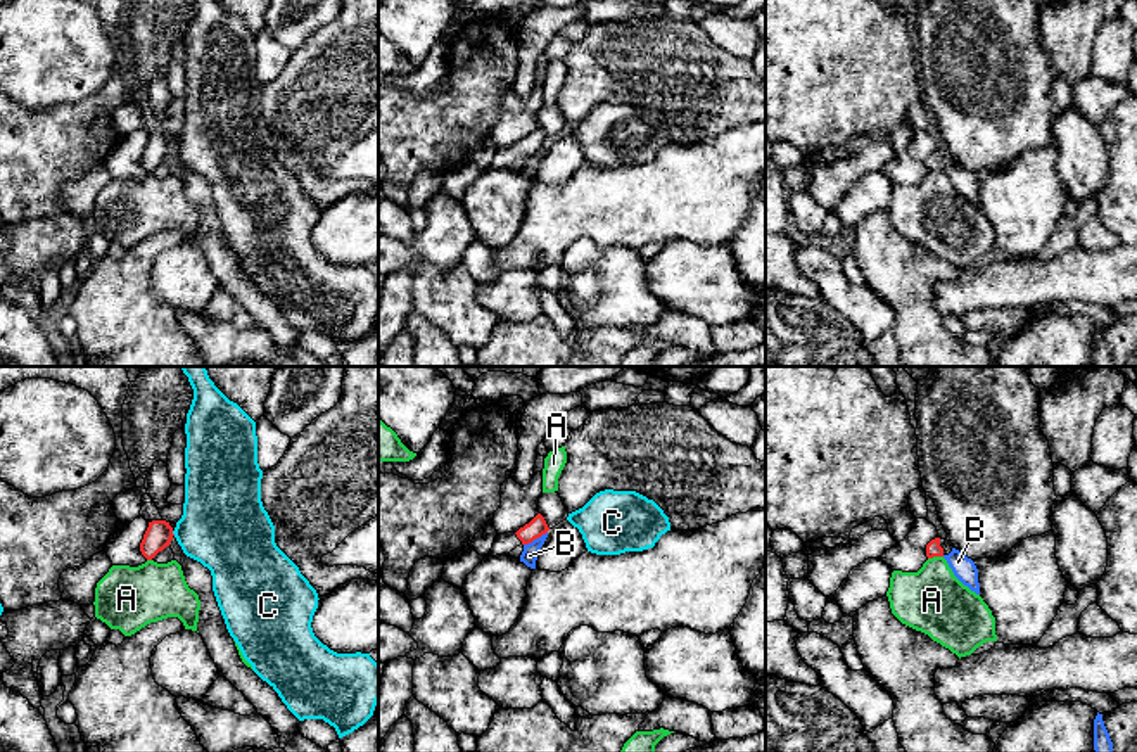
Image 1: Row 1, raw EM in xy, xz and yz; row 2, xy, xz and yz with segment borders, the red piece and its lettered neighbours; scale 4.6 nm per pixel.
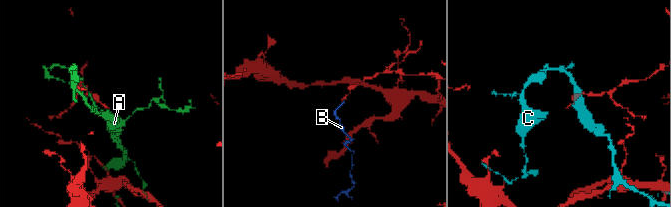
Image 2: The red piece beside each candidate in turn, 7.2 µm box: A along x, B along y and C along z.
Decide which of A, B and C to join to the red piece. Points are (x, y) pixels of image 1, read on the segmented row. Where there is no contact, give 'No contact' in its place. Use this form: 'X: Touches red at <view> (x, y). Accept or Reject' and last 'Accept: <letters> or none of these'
A: Touches red at yz (935, 555). Reject
B: Touches red at xz (534, 538). Reject
C: Touches red at xy (171, 533). Reject
Accept: none of these

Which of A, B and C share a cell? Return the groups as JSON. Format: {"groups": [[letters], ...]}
{"groups": [["A"], ["B"], ["C"]]}

